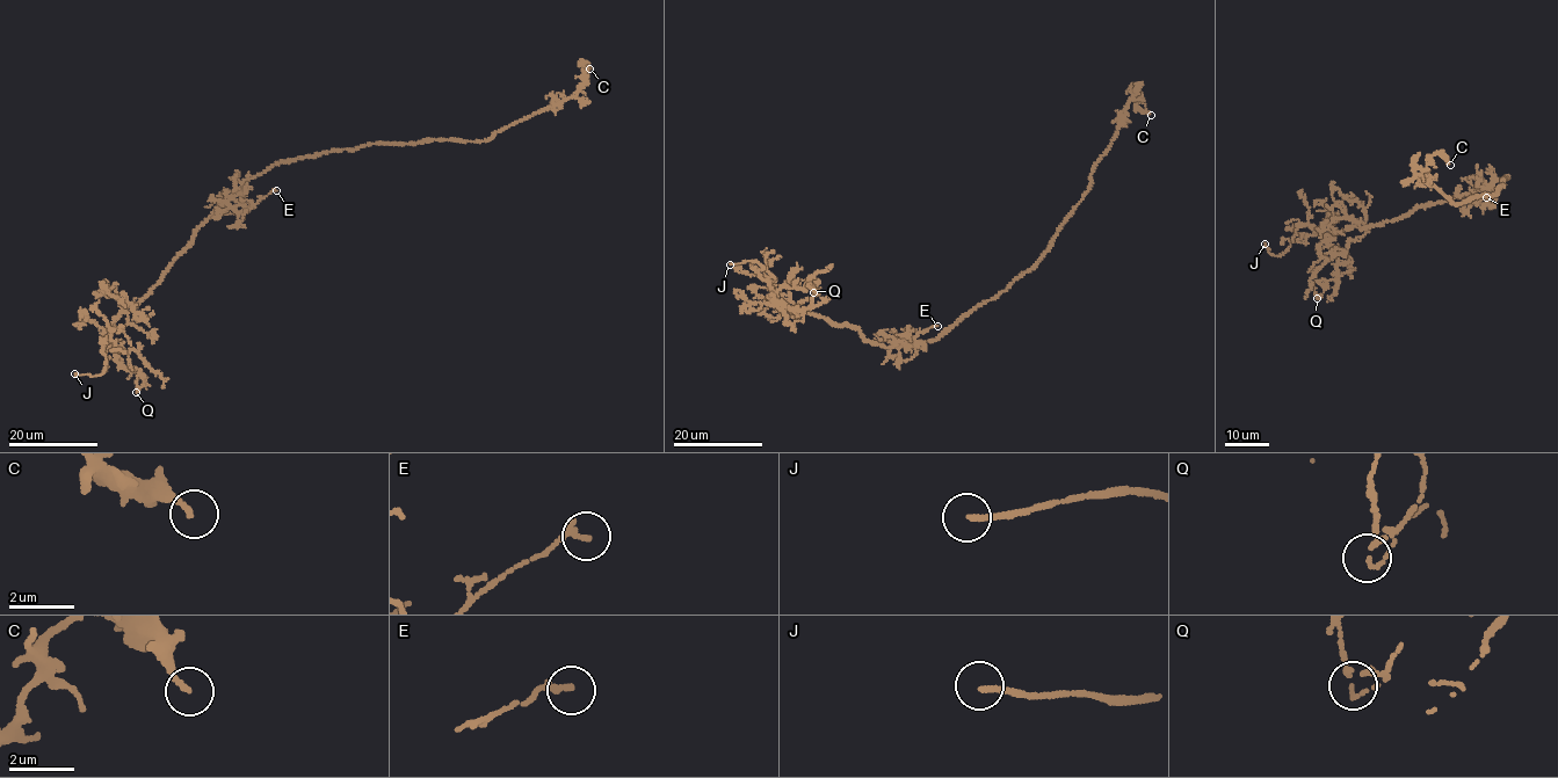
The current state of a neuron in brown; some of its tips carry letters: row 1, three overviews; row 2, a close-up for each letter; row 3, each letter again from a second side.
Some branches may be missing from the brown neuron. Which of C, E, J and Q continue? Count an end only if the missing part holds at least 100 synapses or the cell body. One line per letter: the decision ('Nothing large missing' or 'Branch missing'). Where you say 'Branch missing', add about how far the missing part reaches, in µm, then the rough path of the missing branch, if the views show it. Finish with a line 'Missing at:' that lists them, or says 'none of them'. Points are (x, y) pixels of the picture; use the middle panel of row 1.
C: Nothing large missing
E: Nothing large missing
J: Branch missing. Missing length about 10 µm. Course of what is missing: (730, 264), (698, 271), (689, 284)
Q: Nothing large missing
Missing at: J

